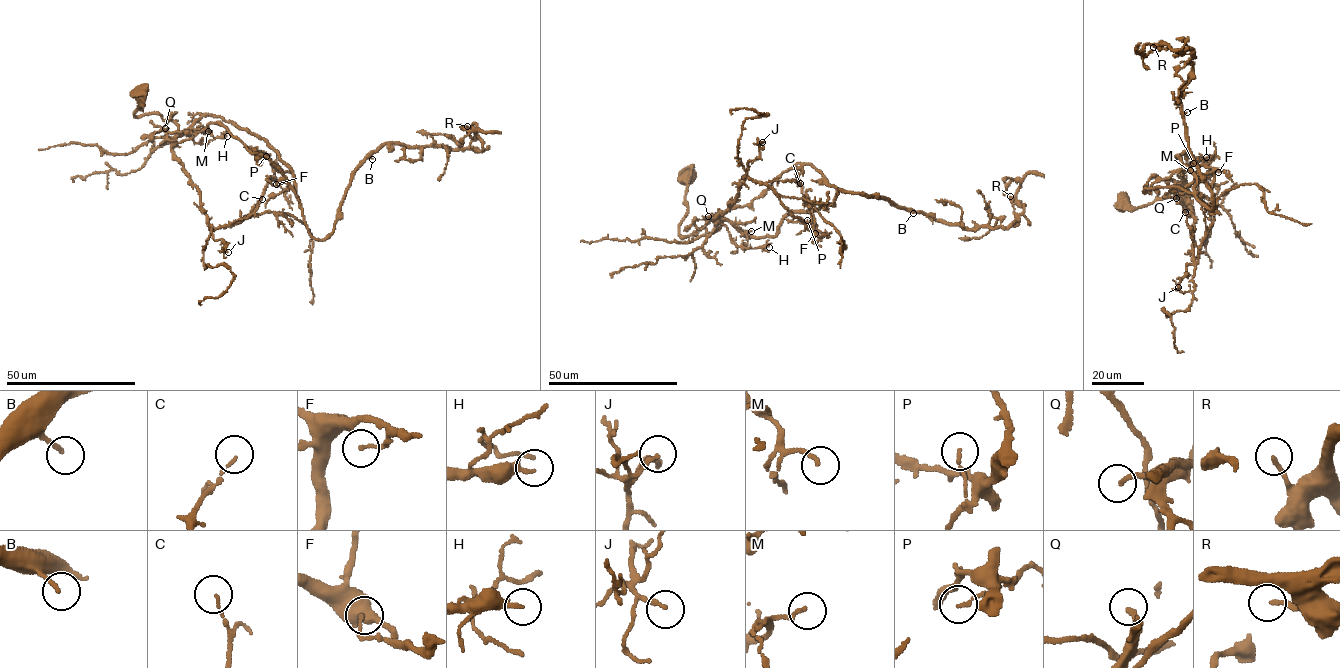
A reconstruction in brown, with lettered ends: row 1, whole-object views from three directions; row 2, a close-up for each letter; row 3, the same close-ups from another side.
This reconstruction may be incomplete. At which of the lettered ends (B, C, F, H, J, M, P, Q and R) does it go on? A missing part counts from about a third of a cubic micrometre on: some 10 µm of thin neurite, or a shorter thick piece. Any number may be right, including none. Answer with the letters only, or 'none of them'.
B

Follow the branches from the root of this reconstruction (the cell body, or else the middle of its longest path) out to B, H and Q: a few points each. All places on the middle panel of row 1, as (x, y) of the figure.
B: (688, 178), (681, 236), (726, 220), (773, 235), (791, 212), (834, 204), (839, 188), (913, 213)
H: (688, 178), (681, 236), (702, 227), (714, 232), (722, 220), (719, 222), (738, 246), (769, 247)
Q: (688, 178), (688, 212), (679, 234), (687, 236), (702, 227), (714, 232), (722, 220), (708, 216)

